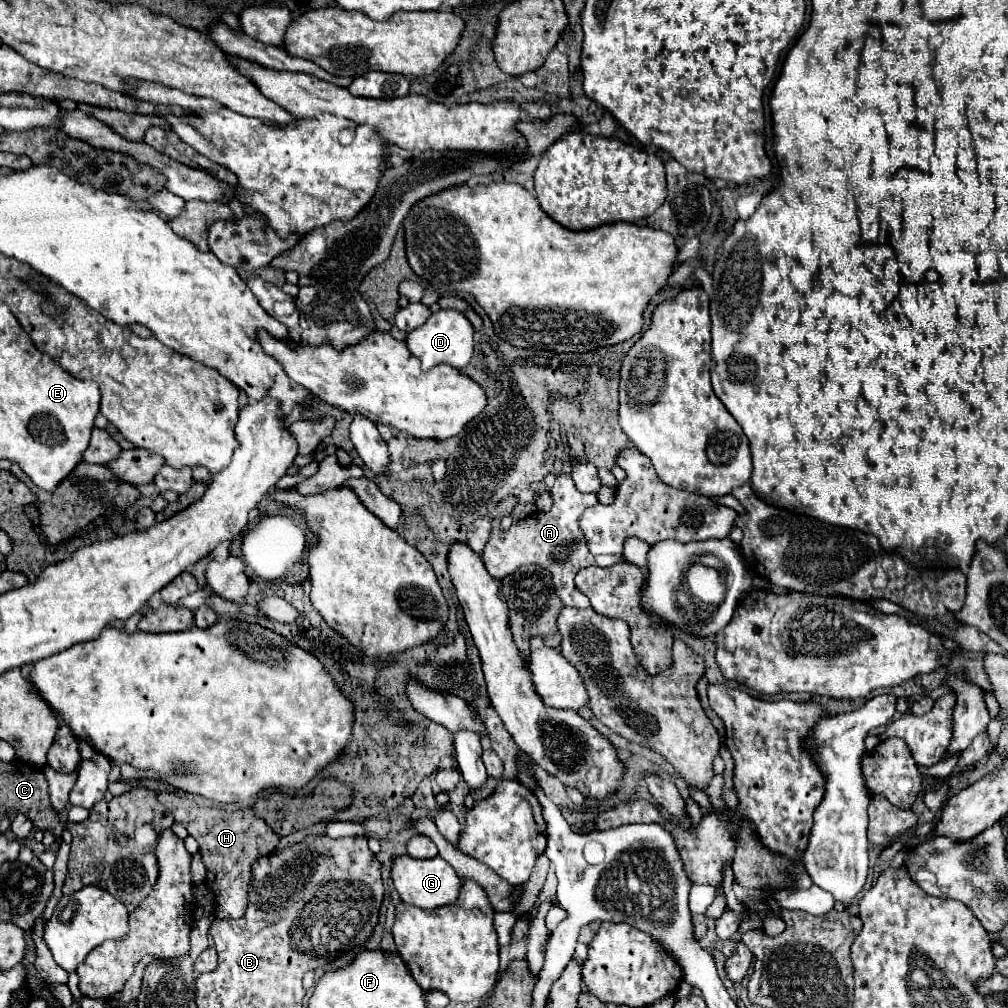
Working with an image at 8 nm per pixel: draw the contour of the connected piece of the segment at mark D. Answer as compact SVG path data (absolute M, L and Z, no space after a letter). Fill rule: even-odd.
M440 310L438 314L432 314L424 326L412 330L406 340L410 352L422 362L424 370L430 370L438 364L450 364L456 368L464 368L472 354L474 354L474 328L464 318L464 314L456 310Z

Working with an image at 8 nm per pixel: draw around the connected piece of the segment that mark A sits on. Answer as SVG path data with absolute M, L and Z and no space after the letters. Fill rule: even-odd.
M562 474L556 478L556 482L552 486L552 498L554 498L554 504L552 504L550 512L536 512L534 516L528 516L528 518L512 524L508 530L502 530L500 518L494 518L492 534L484 546L482 560L486 564L486 570L498 580L516 572L520 566L536 564L552 574L554 590L560 596L564 606L584 610L584 608L590 608L590 602L574 586L576 572L586 566L614 566L616 562L622 562L624 556L614 556L614 554L594 556L588 550L588 546L584 546L584 534L580 534L578 520L586 508L600 504L596 494L584 494L584 492L576 490L572 478L568 474Z

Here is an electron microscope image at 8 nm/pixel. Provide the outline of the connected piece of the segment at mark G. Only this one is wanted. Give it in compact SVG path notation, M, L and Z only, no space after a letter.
M408 854L398 856L392 866L392 880L404 902L418 908L428 908L428 910L456 902L462 886L462 880L458 878L458 874L440 856L428 858L428 860L416 860L416 858L410 858Z

